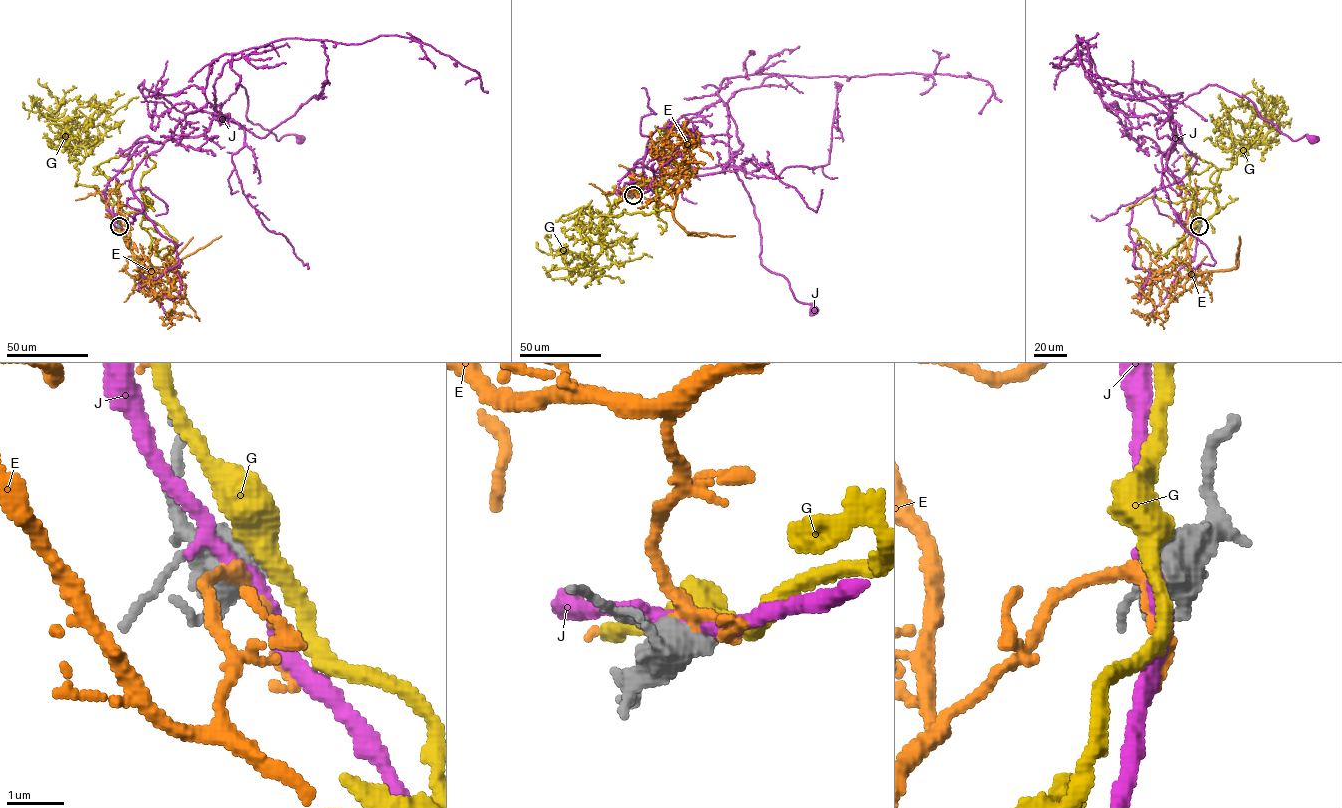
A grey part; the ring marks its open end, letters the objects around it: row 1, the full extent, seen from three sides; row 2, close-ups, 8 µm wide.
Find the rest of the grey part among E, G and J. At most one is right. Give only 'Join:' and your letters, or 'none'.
Join: E

